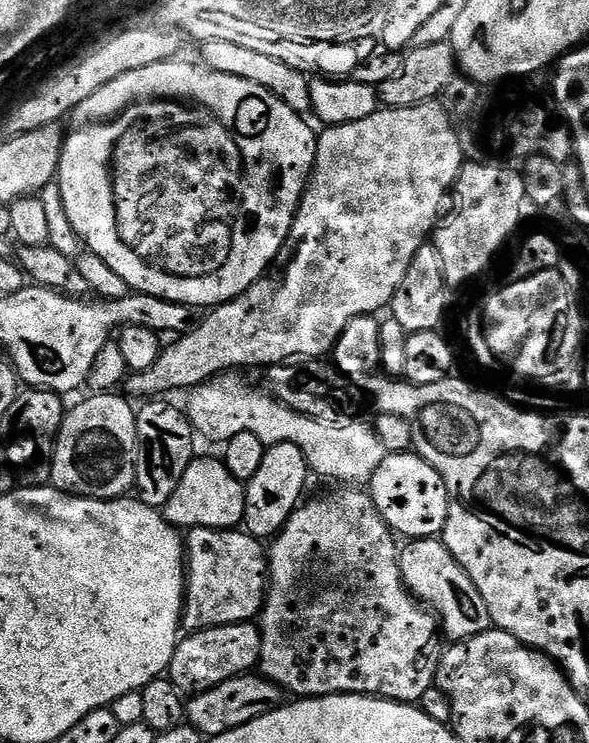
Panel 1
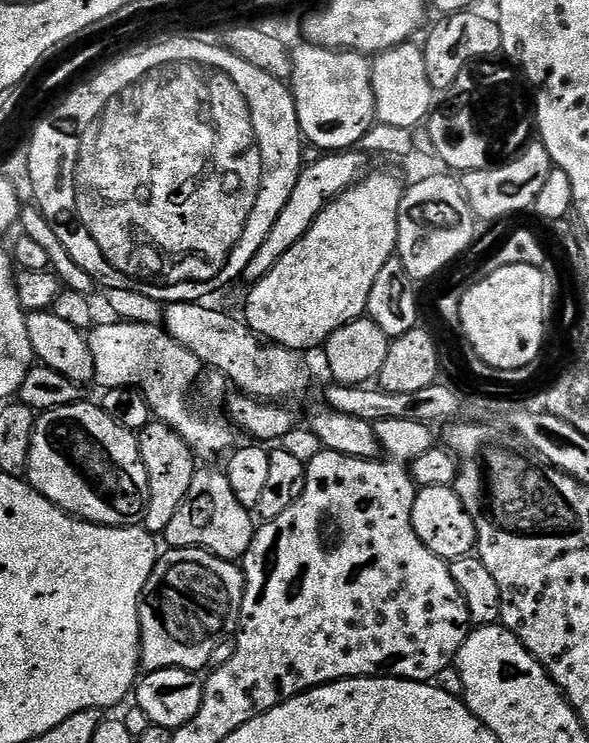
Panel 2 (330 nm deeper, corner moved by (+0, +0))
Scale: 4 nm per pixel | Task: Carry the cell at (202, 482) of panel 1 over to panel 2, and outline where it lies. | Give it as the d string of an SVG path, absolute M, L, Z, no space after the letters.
M197 467L194 482L190 482L190 494L178 506L170 526L162 533L162 540L168 548L205 548L218 558L239 561L248 552L254 535L254 516L249 509L234 498L227 471L216 468Z

